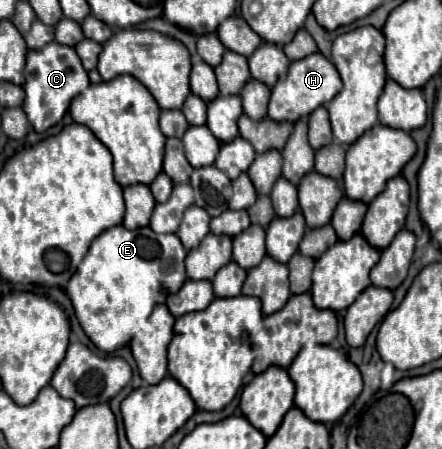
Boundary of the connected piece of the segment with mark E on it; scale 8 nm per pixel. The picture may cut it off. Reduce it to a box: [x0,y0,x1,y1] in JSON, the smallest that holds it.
[66,226,186,354]

